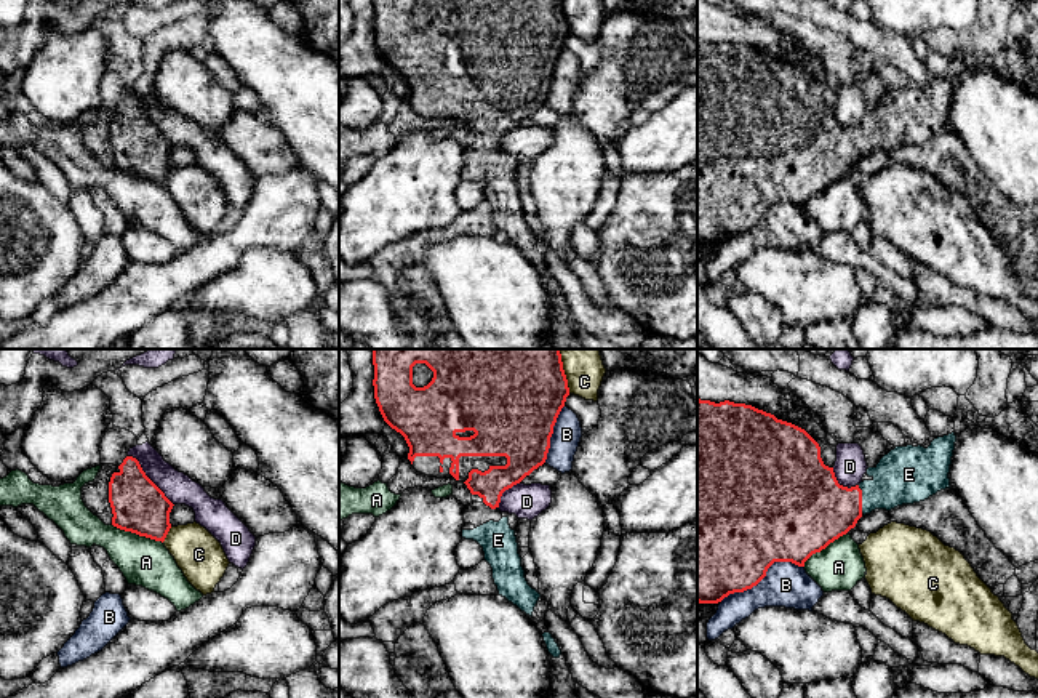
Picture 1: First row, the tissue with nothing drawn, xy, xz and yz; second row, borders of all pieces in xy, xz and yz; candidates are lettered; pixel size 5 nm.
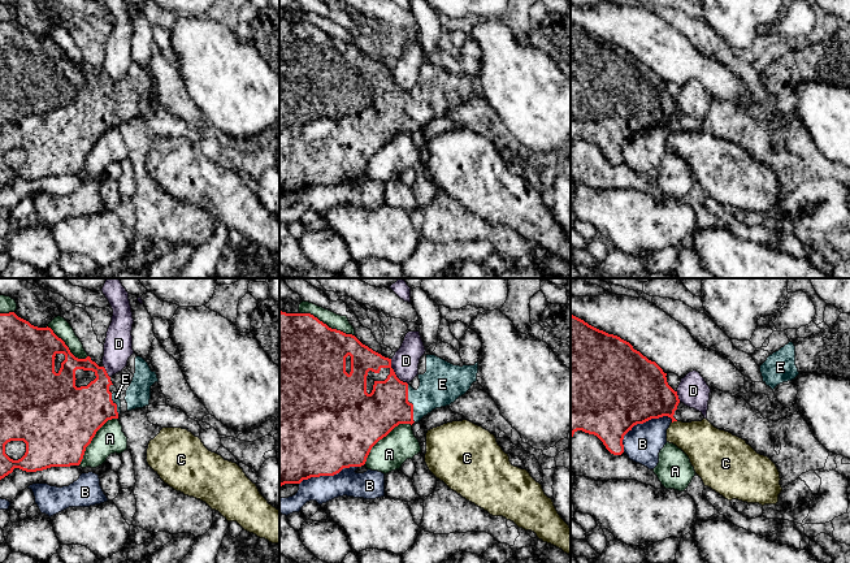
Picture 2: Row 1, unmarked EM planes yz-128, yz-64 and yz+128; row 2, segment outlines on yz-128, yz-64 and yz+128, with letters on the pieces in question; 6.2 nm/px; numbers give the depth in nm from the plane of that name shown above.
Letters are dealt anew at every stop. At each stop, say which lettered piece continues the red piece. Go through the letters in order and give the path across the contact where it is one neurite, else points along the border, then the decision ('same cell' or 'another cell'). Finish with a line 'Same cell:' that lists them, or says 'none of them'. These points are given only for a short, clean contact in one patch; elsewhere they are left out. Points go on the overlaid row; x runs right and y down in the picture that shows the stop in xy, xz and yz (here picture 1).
A: another cell
B: another cell
C: another cell
D: border xy (128, 455), (138, 461), (144, 474), (173, 505); another cell
E: way yz (813, 509), (837, 509), (861, 500), (888, 490), (904, 476); same cell
Same cell: E

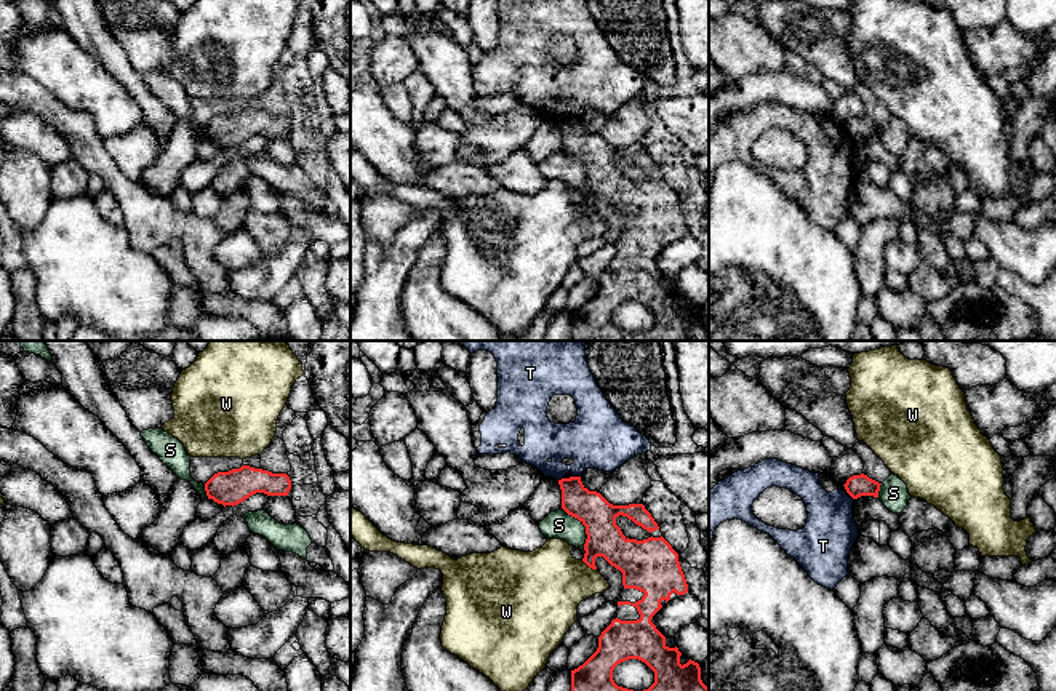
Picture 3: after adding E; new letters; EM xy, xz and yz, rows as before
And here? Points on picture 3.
S: border xz (562, 507), (584, 527), (584, 544); another cell
T: border xz (573, 475), (580, 477); another cell
W: border xz (581, 560), (596, 570); another cell
Same cell: none of them

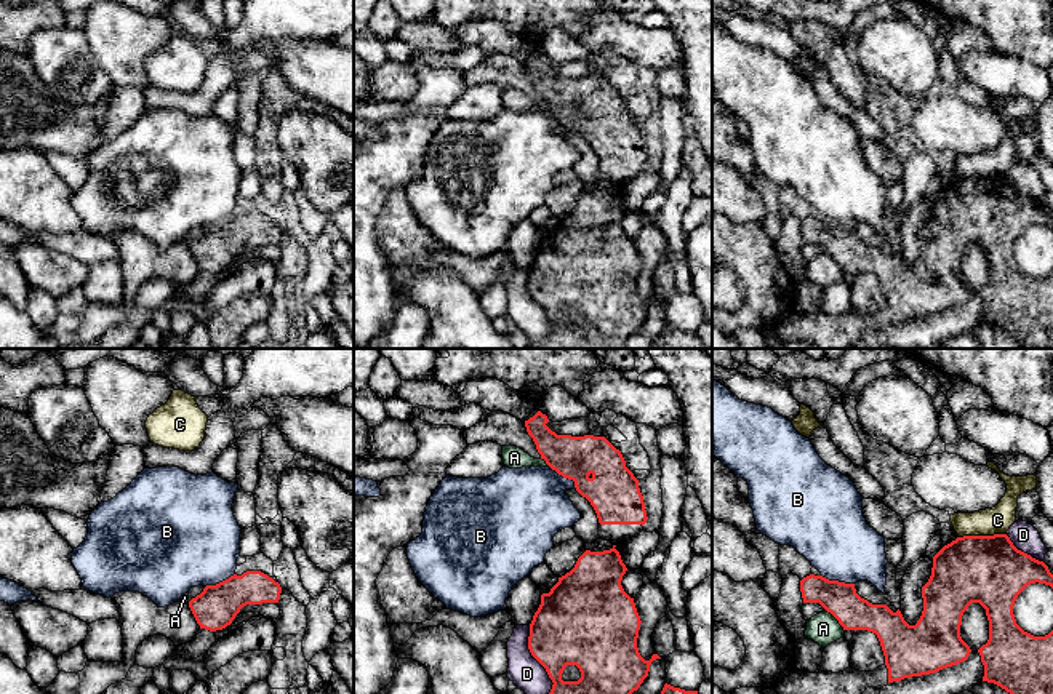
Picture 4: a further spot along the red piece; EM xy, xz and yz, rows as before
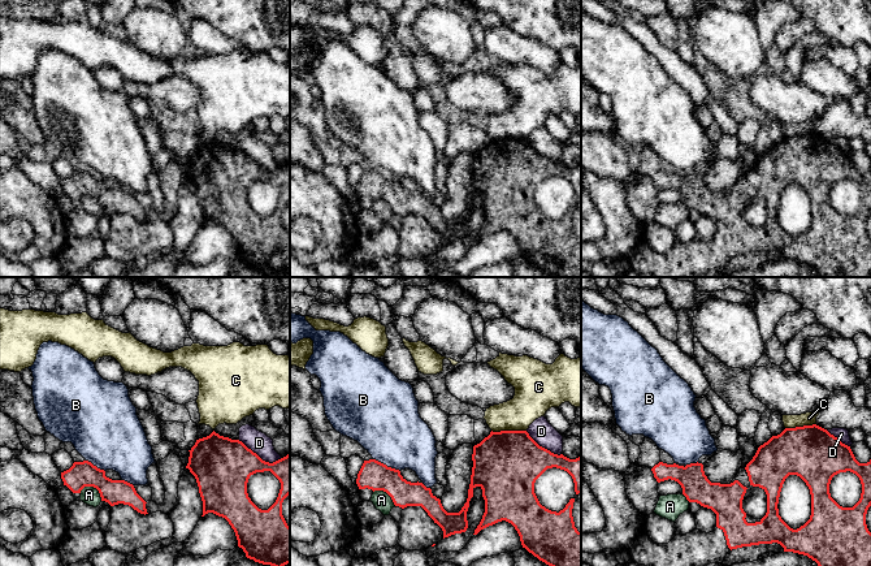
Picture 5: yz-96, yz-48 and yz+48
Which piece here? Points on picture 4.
A: border yz (826, 610), (844, 630); another cell
B: border yz (821, 574), (853, 584); another cell
C: border yz (1004, 533), (964, 534), (959, 538); another cell
D: another cell
Same cell: none of them

